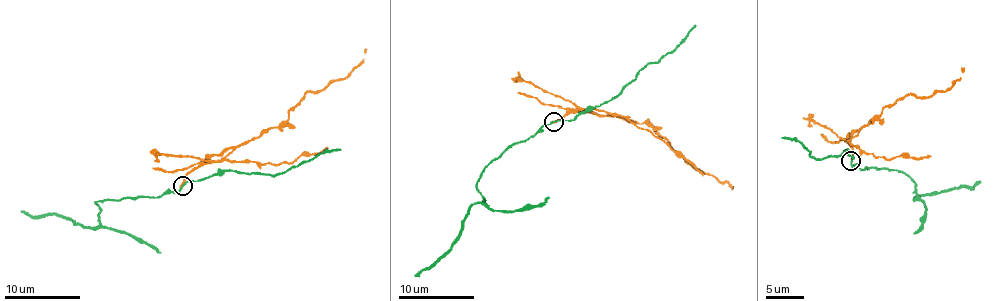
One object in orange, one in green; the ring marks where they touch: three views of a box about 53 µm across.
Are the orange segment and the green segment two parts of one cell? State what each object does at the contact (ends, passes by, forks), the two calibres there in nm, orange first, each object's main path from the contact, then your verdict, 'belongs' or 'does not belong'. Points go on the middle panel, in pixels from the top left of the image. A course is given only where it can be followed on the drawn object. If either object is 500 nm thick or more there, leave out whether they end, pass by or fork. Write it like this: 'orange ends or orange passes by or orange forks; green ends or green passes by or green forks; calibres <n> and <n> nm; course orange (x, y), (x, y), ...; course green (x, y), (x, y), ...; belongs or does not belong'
orange ends; green passes by; calibres 240 and 160 nm; course orange (554, 121), (569, 113), (588, 111), (638, 123), (649, 122), (691, 165), (734, 186); course green (554, 121), (509, 145), (483, 171), (478, 189), (484, 204), (475, 202), (460, 238), (414, 276); does not belong

